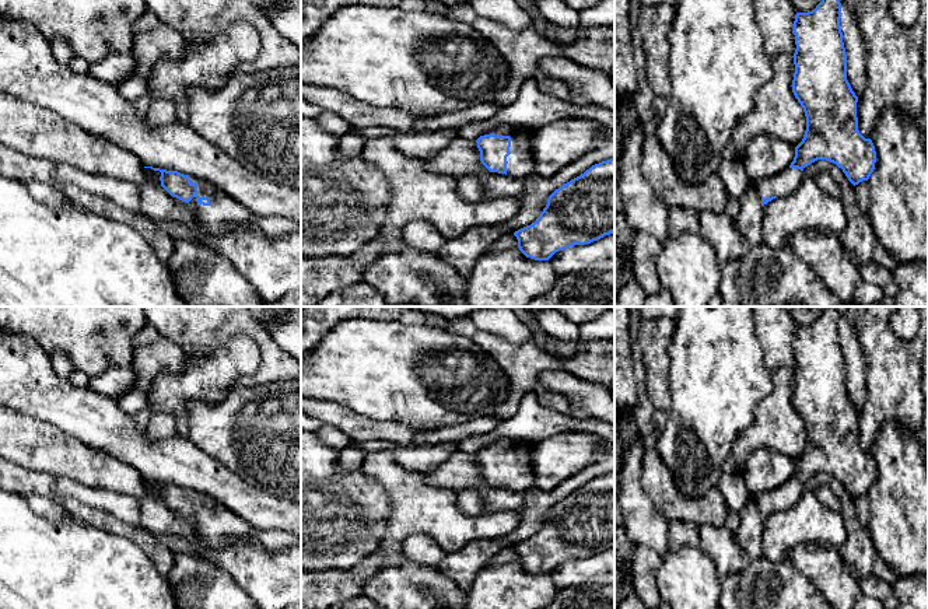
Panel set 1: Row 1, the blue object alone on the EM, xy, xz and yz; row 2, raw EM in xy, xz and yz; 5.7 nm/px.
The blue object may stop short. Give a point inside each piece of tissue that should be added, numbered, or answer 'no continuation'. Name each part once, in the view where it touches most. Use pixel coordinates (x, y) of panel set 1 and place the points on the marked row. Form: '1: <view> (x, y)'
1: xy (223, 210)

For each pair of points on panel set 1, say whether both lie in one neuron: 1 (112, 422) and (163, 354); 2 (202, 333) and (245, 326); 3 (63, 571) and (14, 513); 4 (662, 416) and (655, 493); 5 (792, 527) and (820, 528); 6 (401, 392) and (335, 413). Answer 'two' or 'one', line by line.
1: two
2: one
3: one
4: one
5: one
6: two

